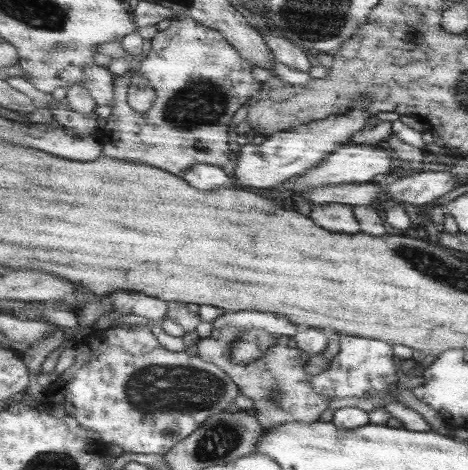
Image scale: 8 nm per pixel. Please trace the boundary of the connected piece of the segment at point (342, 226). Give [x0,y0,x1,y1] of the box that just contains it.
[309,204,362,234]

